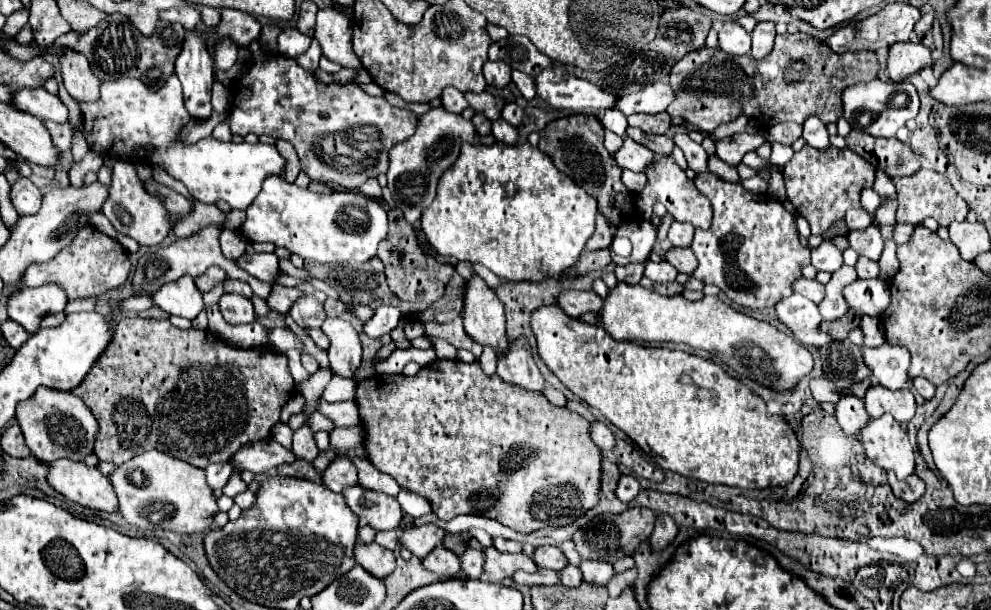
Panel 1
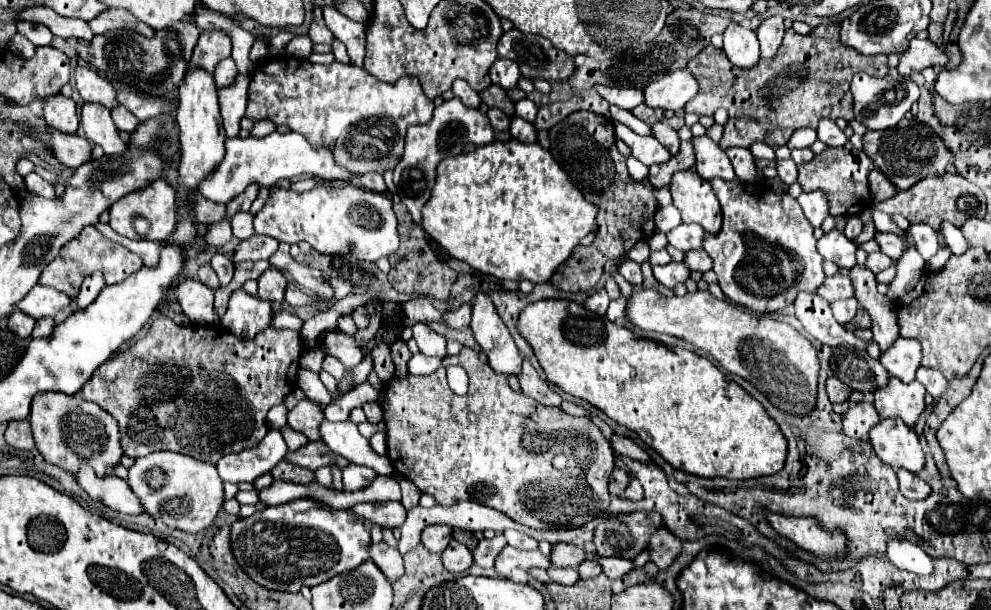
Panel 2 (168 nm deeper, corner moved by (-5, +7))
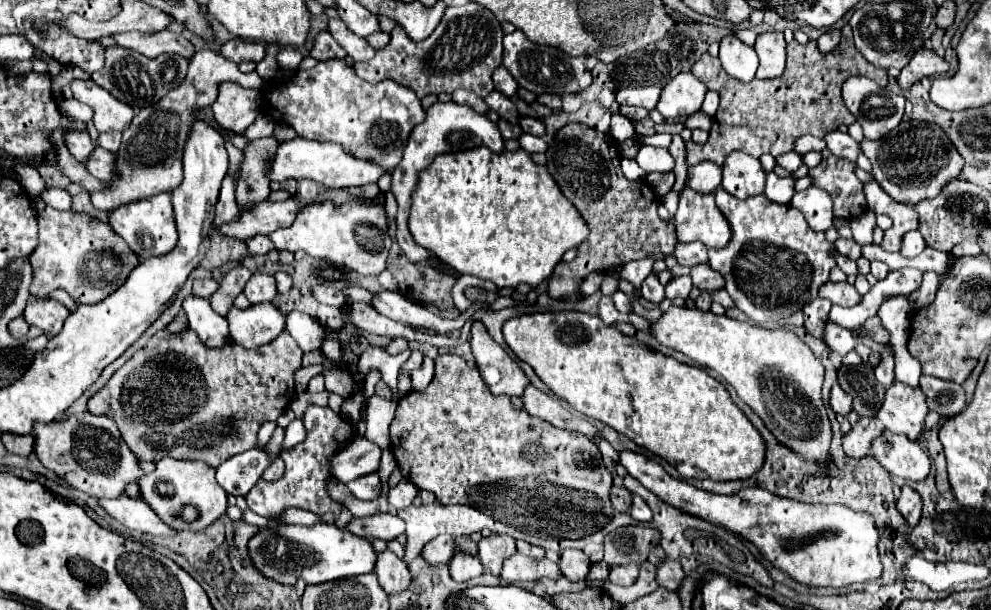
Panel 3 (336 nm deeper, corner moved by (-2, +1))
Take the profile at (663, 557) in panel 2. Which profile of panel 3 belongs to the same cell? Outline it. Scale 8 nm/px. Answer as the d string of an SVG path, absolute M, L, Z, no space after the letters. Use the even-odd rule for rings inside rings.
M662 560L656 570L656 582L666 590L676 590L684 578L684 570L678 560Z

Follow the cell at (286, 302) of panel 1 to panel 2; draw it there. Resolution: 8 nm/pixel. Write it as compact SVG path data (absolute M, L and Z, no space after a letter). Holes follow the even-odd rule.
M267 268L267 270L263 272L263 276L259 276L257 284L259 284L259 298L261 298L261 300L269 300L269 302L283 300L287 280L285 280L285 276L283 276L281 272L277 272L275 268Z

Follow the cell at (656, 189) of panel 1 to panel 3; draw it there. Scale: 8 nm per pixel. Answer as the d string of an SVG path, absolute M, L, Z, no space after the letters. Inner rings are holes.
M688 186L680 192L674 224L678 240L682 242L702 240L702 244L710 248L722 248L730 240L728 222L722 218L722 214L718 214L714 196L694 192Z

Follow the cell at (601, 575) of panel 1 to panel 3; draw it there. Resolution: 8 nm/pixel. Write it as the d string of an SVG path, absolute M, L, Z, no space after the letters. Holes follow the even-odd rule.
M612 566L608 580L618 586L630 586L638 578L638 566Z

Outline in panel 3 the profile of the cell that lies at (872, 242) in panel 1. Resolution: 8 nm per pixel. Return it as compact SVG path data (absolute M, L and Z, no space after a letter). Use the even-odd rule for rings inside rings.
M910 230L902 236L902 246L900 246L900 254L904 258L914 258L918 256L922 250L926 248L926 242L922 238L922 234L918 230Z

